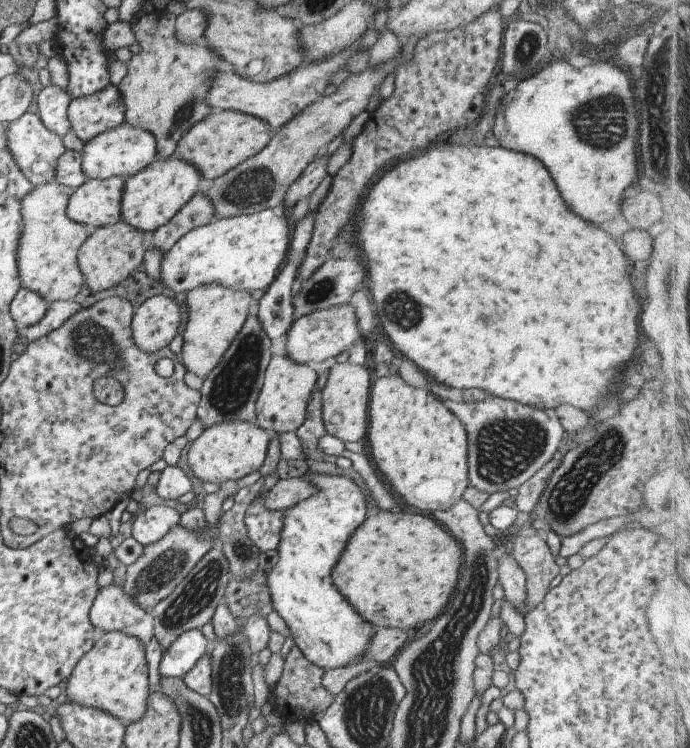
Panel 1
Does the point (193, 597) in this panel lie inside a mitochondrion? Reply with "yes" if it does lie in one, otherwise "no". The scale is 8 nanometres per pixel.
yes

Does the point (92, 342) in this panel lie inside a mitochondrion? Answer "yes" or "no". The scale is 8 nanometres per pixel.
yes

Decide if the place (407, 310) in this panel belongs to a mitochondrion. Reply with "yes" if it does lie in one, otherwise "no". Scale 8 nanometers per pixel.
yes

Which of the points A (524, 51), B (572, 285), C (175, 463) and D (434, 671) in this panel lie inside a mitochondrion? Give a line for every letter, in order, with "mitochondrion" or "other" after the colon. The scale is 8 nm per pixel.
A: mitochondrion
B: other
C: other
D: mitochondrion

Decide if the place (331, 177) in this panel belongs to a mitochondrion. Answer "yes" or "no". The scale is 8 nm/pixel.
no

